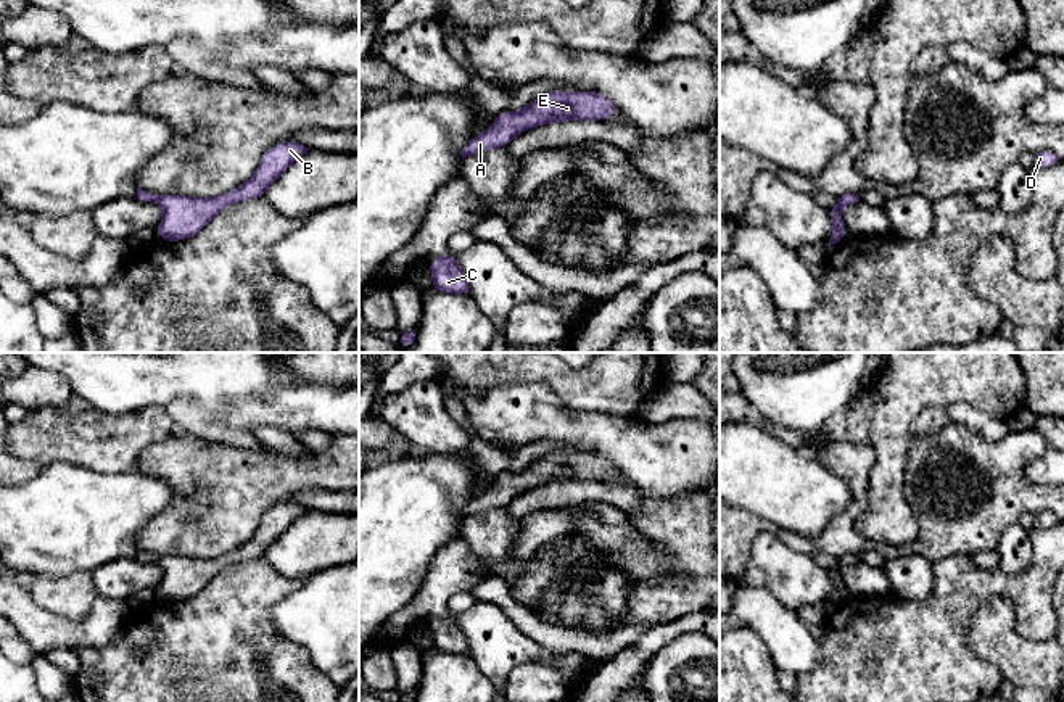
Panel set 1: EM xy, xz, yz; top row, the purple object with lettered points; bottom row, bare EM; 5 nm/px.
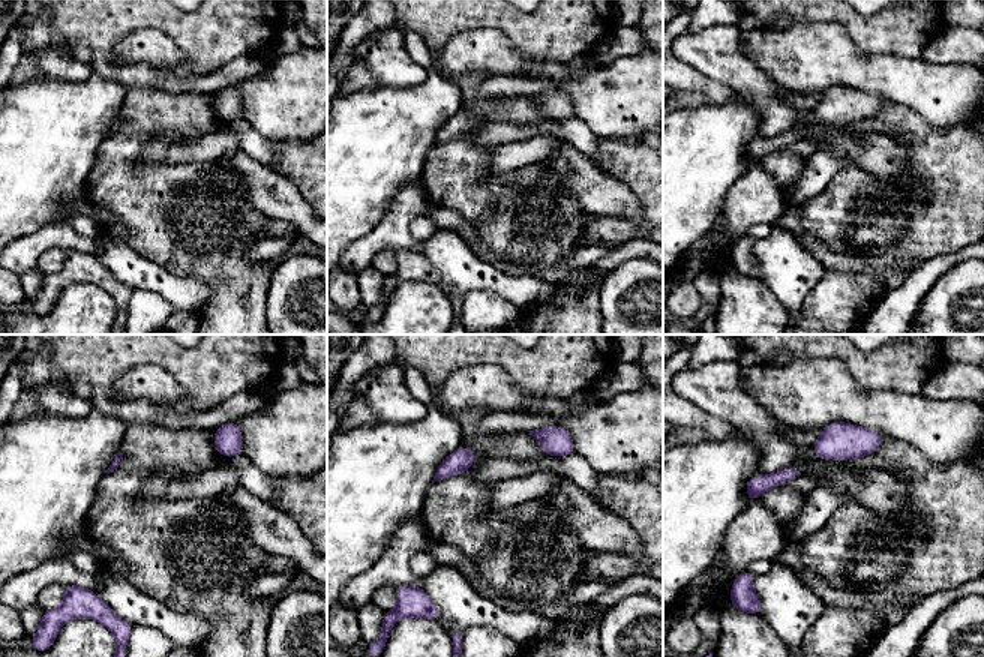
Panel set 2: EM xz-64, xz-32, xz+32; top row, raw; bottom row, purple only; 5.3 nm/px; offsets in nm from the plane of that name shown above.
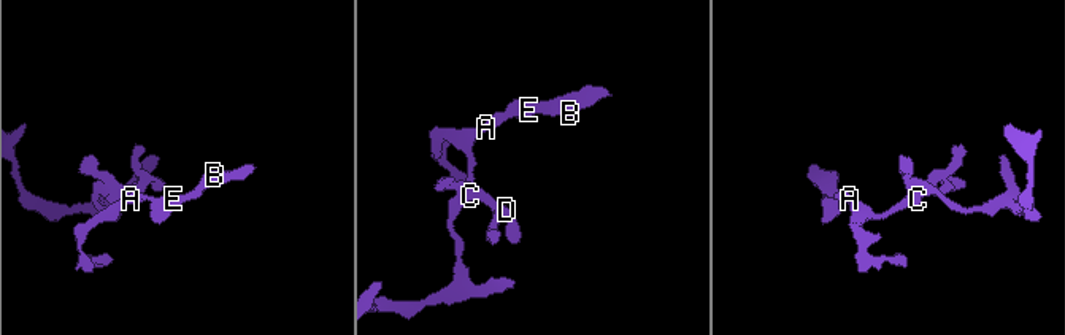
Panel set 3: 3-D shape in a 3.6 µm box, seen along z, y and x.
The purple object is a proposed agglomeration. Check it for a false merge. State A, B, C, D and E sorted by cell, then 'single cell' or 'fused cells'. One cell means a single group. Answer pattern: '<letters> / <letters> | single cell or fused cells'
A B C D E | single cell

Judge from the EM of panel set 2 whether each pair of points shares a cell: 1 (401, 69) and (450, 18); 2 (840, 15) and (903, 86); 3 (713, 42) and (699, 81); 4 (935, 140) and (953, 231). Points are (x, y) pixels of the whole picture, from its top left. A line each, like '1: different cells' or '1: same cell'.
1: different cells
2: different cells
3: different cells
4: same cell

